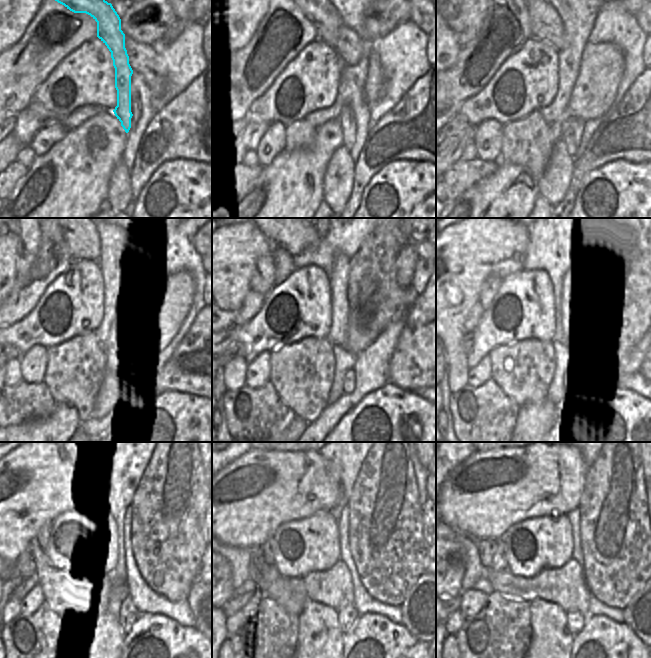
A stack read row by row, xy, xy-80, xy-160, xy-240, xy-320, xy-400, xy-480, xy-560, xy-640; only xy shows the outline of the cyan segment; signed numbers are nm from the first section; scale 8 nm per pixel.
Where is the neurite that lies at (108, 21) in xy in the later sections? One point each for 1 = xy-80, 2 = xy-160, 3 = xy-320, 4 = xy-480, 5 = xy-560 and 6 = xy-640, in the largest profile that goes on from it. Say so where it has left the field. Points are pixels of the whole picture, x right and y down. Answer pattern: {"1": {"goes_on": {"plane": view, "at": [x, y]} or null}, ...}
{"1": {"goes_on": {"plane": "xy-80", "at": [322, 14]}}, "2": {"goes_on": {"plane": "xy-160", "at": [571, 130]}}, "3": {"goes_on": {"plane": "xy-320", "at": [349, 383]}}, "4": {"goes_on": {"plane": "xy-480", "at": [124, 612]}}, "5": {"goes_on": {"plane": "xy-560", "at": [348, 615]}}, "6": {"goes_on": {"plane": "xy-640", "at": [576, 621]}}}

